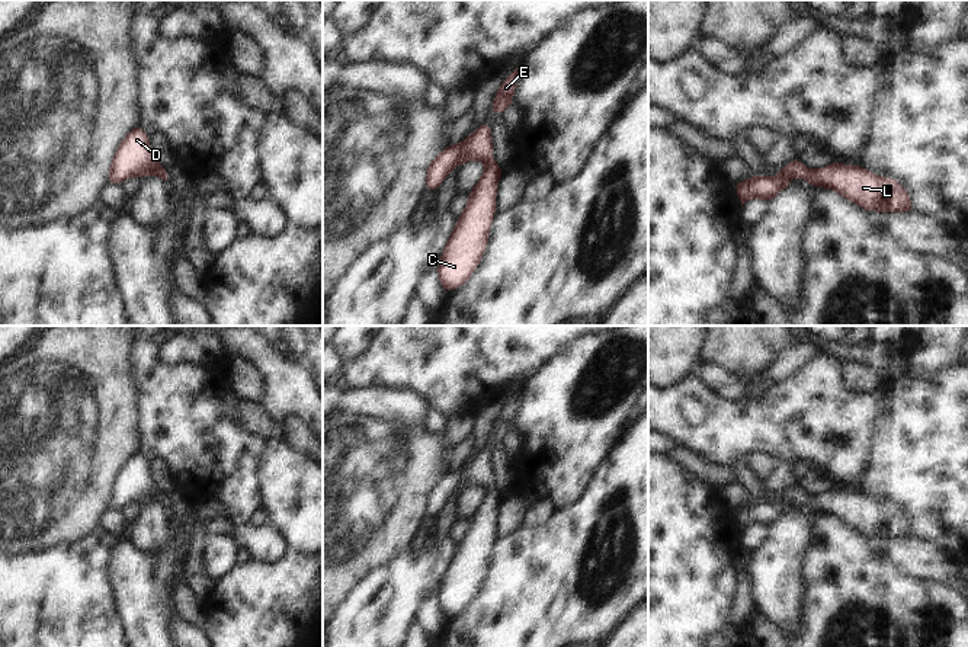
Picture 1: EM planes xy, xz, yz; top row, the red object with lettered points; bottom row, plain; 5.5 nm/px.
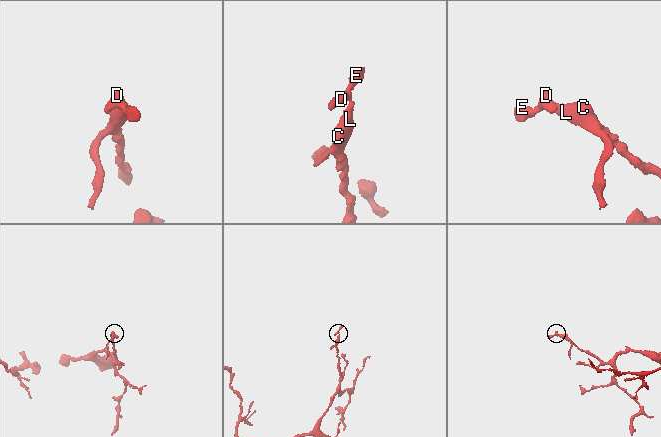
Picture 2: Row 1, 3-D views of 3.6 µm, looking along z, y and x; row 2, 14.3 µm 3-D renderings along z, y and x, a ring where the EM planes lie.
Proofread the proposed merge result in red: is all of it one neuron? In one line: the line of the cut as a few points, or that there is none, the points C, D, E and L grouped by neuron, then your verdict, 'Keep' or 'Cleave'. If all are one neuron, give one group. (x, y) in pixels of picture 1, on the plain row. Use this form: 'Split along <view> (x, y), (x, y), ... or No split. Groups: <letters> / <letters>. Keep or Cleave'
No split. Groups: C D E L. Keep.

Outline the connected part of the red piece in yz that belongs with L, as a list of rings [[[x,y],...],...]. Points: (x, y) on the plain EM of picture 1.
[[[798,484],[788,489],[773,505],[757,500],[735,509],[741,532],[751,523],[772,526],[792,503],[804,503],[814,512],[833,515],[865,537],[914,537],[906,515],[891,503],[879,503],[863,493],[833,489],[820,496],[808,496]]]

